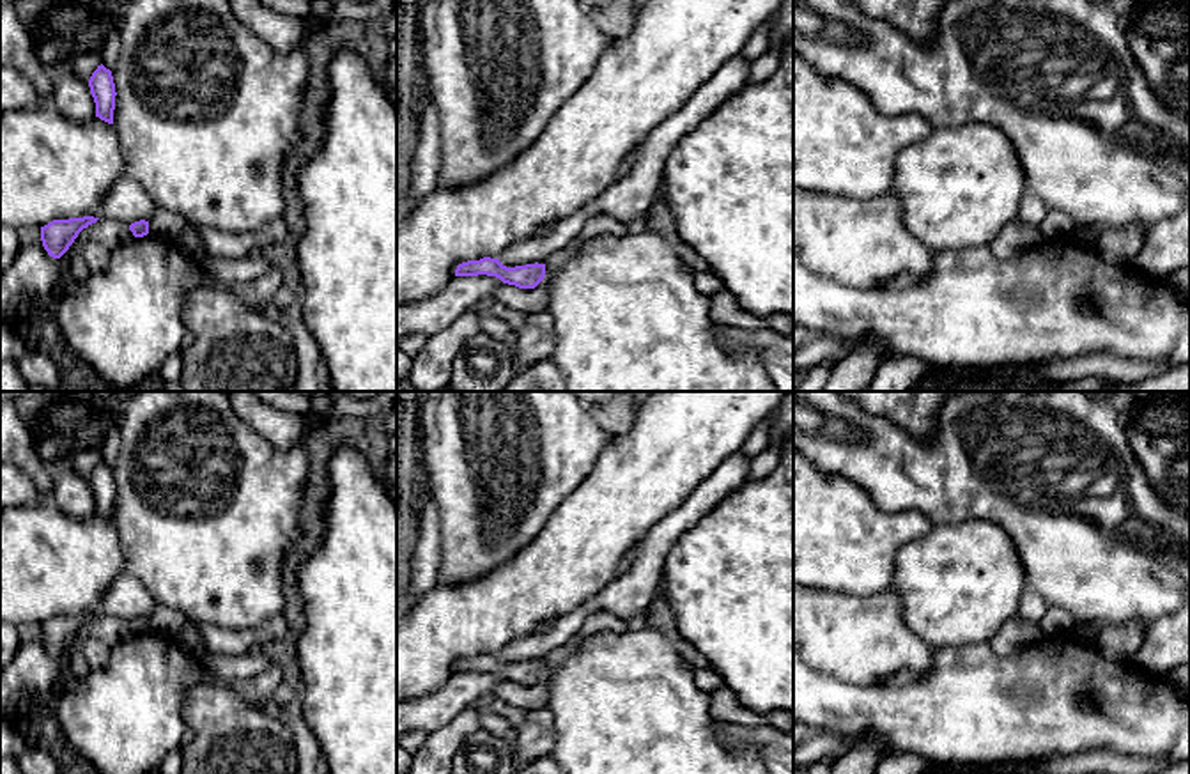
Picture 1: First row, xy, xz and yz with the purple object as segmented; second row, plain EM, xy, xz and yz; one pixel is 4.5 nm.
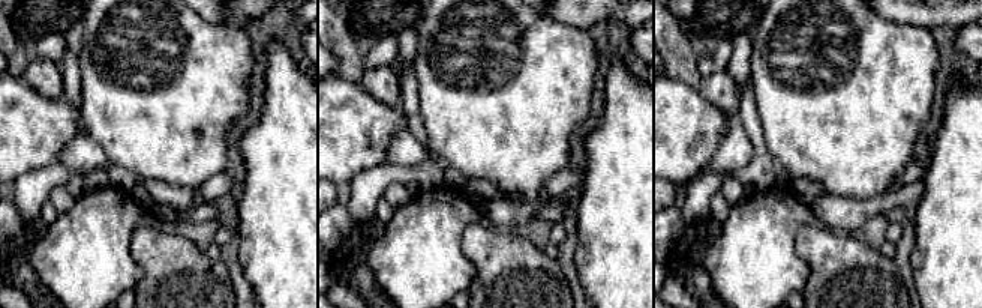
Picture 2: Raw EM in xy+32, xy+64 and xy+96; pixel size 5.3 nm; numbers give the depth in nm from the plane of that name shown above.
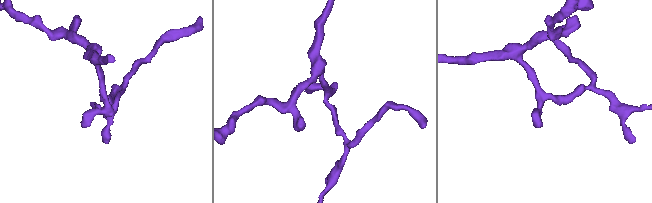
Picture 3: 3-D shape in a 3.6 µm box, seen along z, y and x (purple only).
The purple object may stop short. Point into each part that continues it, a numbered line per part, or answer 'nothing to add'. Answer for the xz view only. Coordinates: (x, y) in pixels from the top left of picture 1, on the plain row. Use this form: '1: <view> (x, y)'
nothing to add

